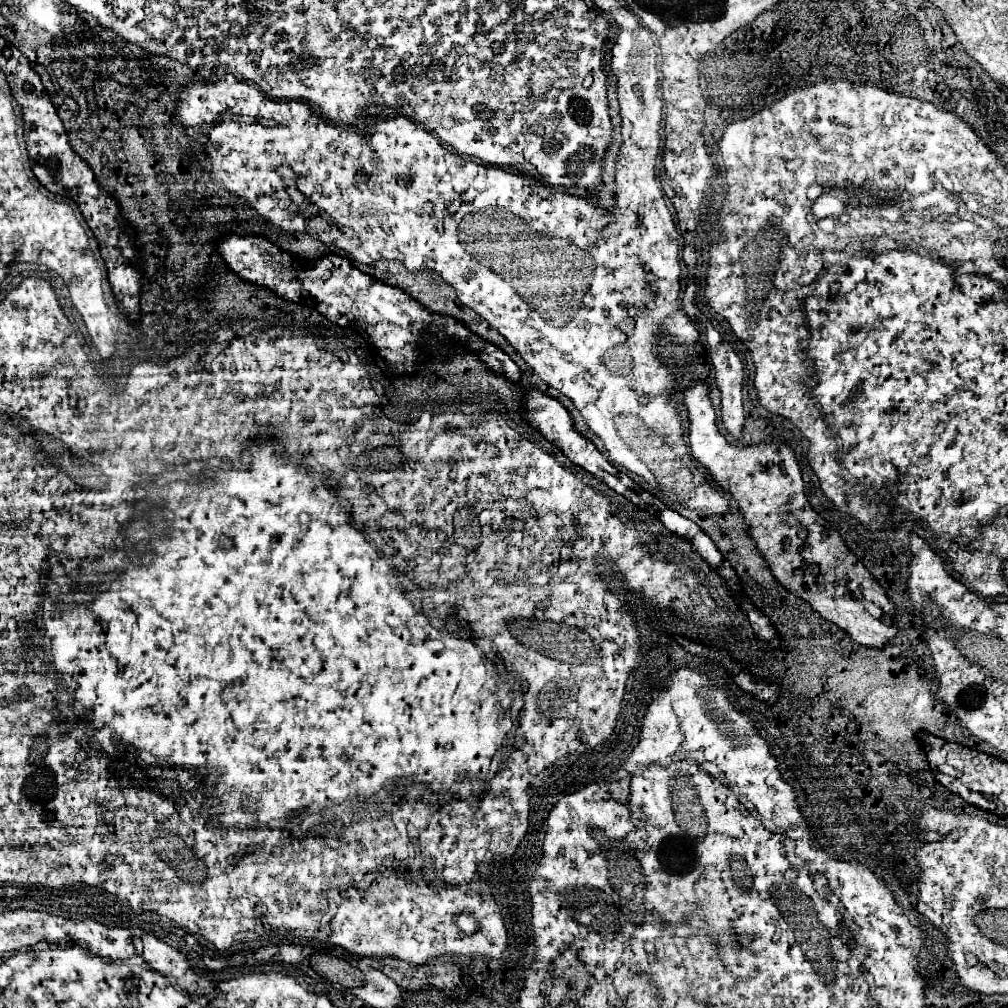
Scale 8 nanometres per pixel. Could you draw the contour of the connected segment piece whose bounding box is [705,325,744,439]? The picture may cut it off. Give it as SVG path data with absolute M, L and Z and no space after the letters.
M712 325L706 328L708 355L716 369L716 385L722 397L722 423L734 437L742 437L742 361Z

